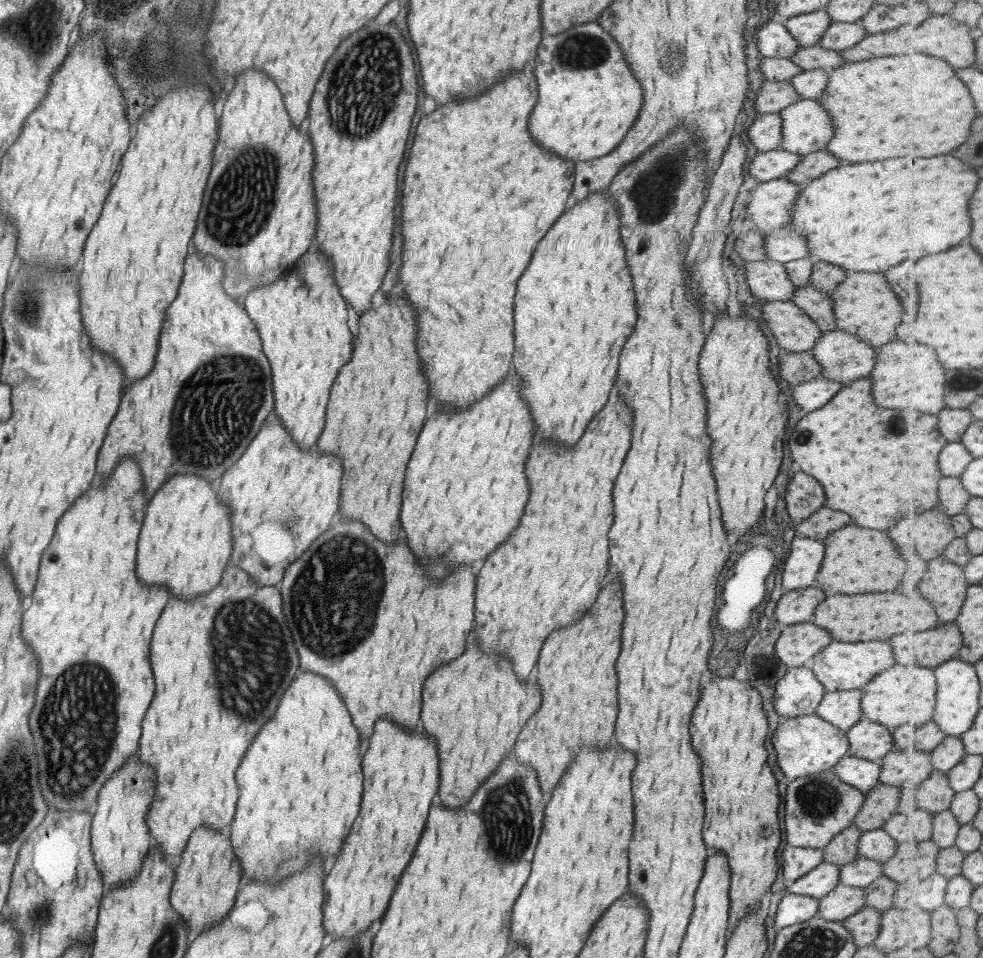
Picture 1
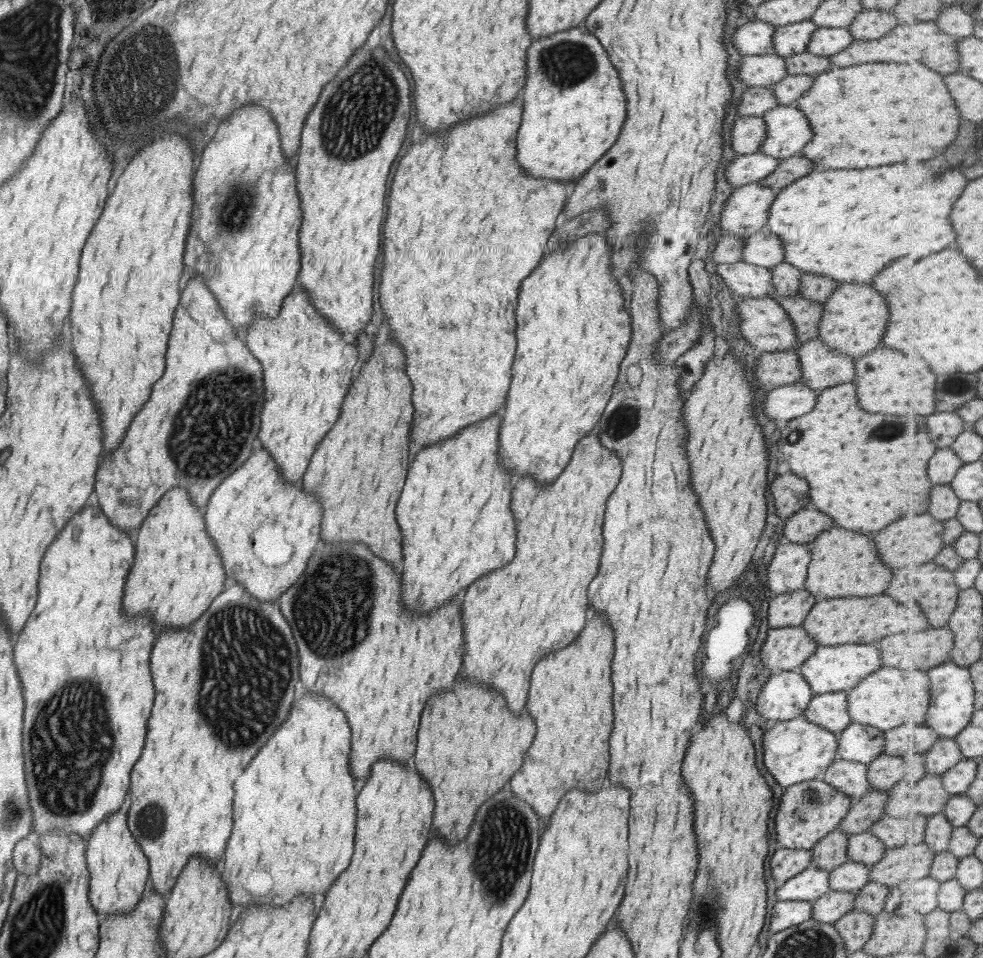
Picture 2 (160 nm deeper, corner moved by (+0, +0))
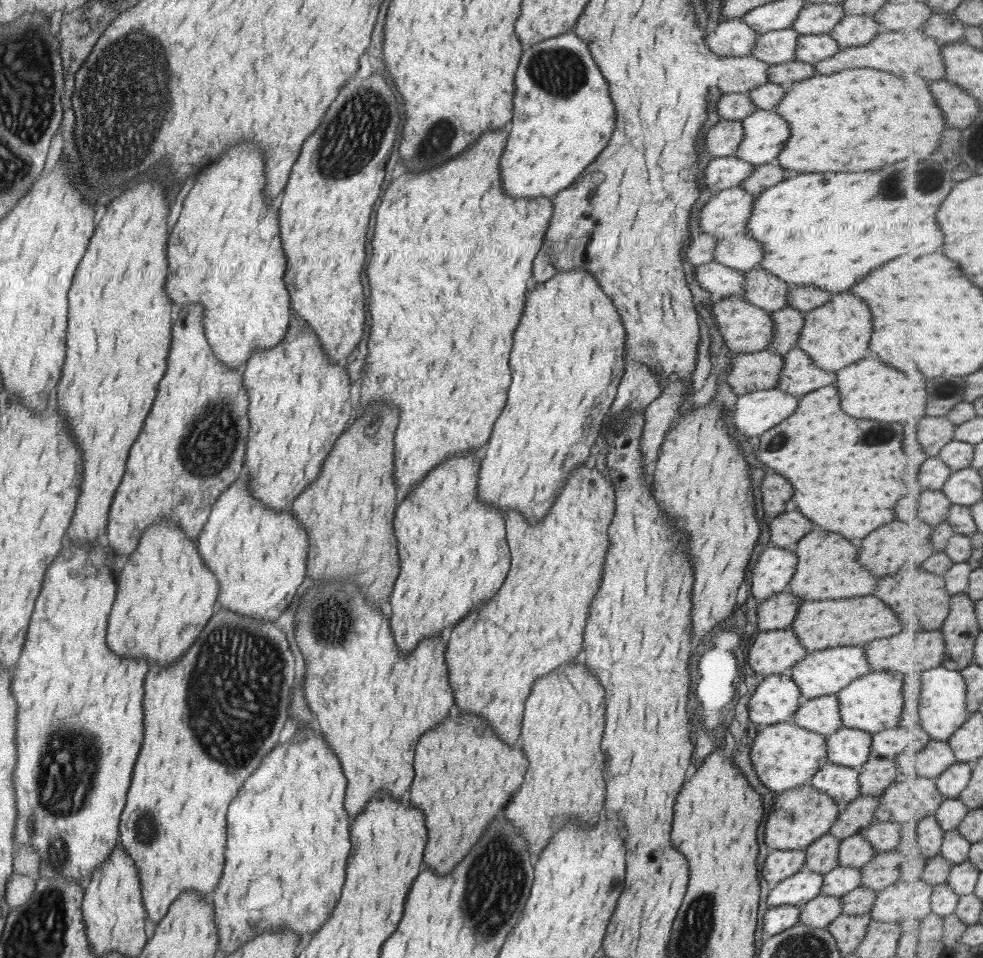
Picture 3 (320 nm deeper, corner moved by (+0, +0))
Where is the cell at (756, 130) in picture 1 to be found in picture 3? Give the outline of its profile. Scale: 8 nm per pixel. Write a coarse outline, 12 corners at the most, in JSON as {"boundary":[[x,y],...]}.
{"boundary":[[720,119],[703,134],[703,152],[711,159],[739,148],[739,120]]}

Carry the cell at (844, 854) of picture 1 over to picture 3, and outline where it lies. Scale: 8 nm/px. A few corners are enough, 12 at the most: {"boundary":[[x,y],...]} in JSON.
{"boundary":[[821,835],[803,852],[804,868],[819,875],[838,866],[839,840]]}

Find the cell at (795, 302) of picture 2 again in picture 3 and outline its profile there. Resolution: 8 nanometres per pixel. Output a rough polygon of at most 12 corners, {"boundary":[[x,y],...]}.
{"boundary":[[786,305],[770,313],[773,338],[766,350],[796,348],[803,312]]}

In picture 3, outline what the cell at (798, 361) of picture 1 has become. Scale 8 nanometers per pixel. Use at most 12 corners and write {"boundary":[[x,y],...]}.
{"boundary":[[735,354],[726,376],[733,395],[775,388],[783,358]]}

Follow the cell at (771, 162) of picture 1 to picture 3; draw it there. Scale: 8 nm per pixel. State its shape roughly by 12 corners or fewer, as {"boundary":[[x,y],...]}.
{"boundary":[[734,156],[707,162],[703,184],[712,192],[738,184],[753,164]]}

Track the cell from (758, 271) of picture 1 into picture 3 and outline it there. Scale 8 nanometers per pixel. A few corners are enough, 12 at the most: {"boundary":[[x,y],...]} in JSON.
{"boundary":[[711,261],[694,279],[715,300],[740,297],[744,271]]}

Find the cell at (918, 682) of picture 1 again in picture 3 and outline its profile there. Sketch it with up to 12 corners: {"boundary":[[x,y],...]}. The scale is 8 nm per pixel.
{"boundary":[[869,671],[835,694],[845,728],[902,725],[909,678]]}

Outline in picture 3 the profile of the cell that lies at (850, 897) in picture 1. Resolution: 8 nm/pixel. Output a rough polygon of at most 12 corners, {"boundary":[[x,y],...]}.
{"boundary":[[819,894],[799,906],[798,923],[826,928],[840,914],[839,897]]}

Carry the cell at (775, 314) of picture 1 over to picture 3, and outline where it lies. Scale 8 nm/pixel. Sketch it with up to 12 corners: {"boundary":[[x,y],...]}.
{"boundary":[[742,297],[711,305],[712,319],[733,354],[766,350],[770,313]]}

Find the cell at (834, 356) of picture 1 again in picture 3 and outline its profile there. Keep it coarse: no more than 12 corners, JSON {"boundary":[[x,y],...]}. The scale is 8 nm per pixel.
{"boundary":[[795,348],[782,355],[775,388],[797,398],[833,385],[835,373],[817,369]]}

